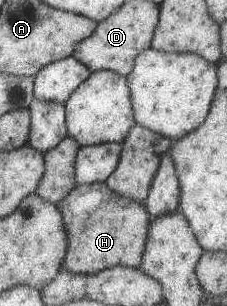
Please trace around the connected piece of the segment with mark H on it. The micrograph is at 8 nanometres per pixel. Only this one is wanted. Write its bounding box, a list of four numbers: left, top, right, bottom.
[56,182,151,275]

